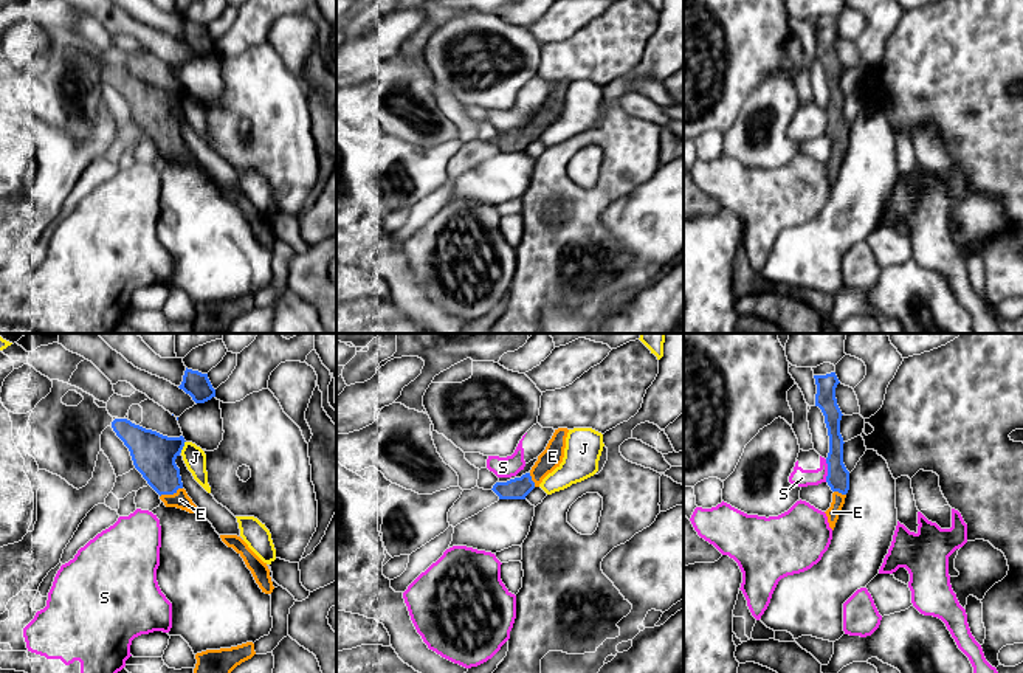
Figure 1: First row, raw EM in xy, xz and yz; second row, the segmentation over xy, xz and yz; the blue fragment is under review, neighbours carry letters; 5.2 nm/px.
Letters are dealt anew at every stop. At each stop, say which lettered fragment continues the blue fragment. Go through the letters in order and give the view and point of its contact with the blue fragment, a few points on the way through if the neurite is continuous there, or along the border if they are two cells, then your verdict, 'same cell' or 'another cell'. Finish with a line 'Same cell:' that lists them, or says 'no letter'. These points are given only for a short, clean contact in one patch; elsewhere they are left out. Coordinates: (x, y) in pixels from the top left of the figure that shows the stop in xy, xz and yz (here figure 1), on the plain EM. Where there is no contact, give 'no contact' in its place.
E: meets blue in xy at (171, 146); same cell
J: meets blue in xy at (183, 98); border along xy (185, 93), (180, 104); another cell
S: meets blue in yz at (828, 123); border along yz (825, 112), (826, 134); another cell
Same cell: E

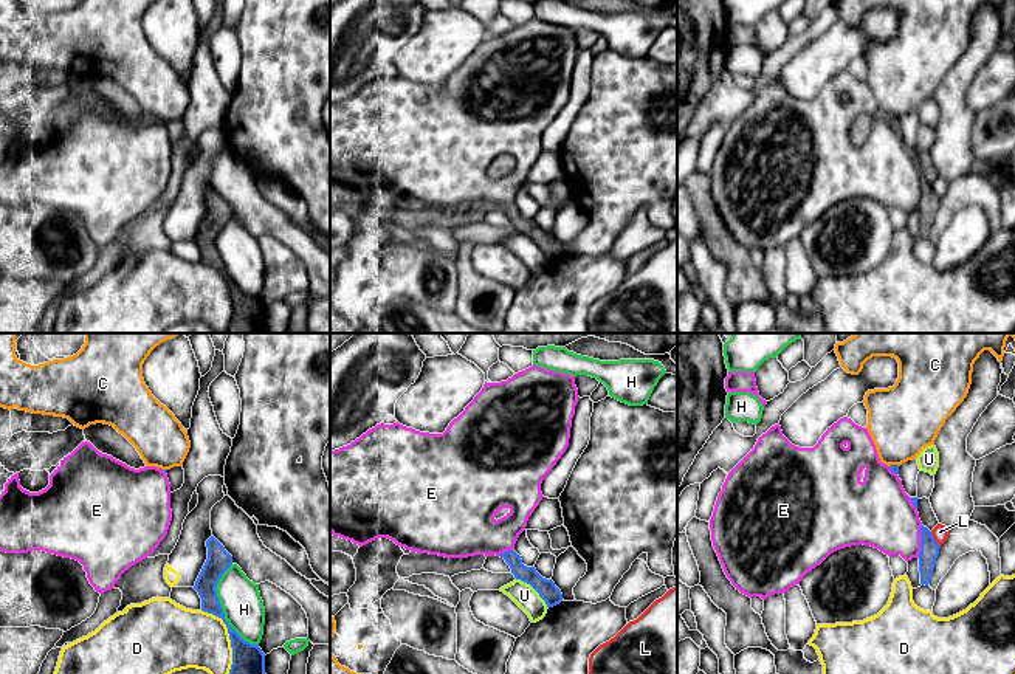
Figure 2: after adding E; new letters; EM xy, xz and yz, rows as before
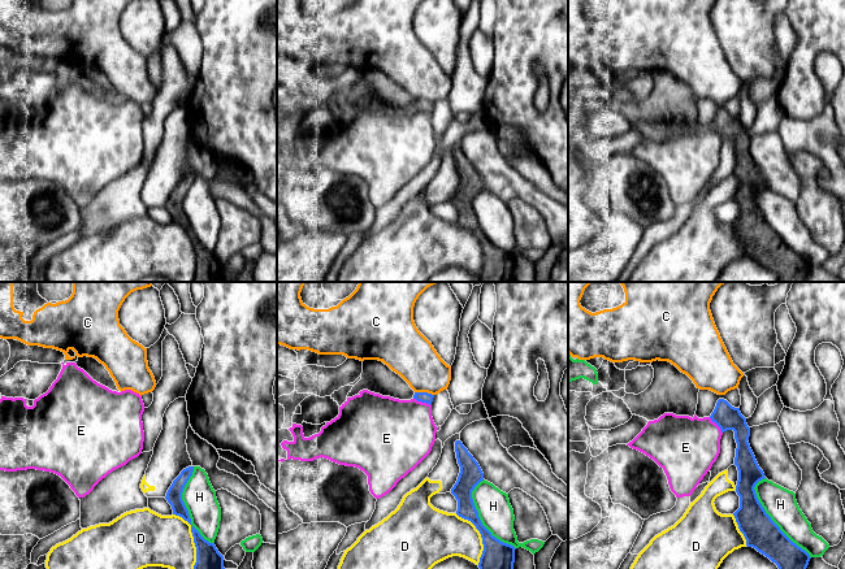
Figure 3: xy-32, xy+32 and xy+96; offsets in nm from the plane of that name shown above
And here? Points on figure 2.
C: meets blue in yz at (894, 118); border along yz (899, 118), (890, 120); another cell
D: meets blue in xy at (230, 292); another cell
E: meets blue in yz at (921, 194); another cell
H: meets blue in xy at (222, 261); another cell
L: meets blue in yz at (933, 192); another cell
U: meets blue in xz at (535, 242); another cell
Same cell: no letter

